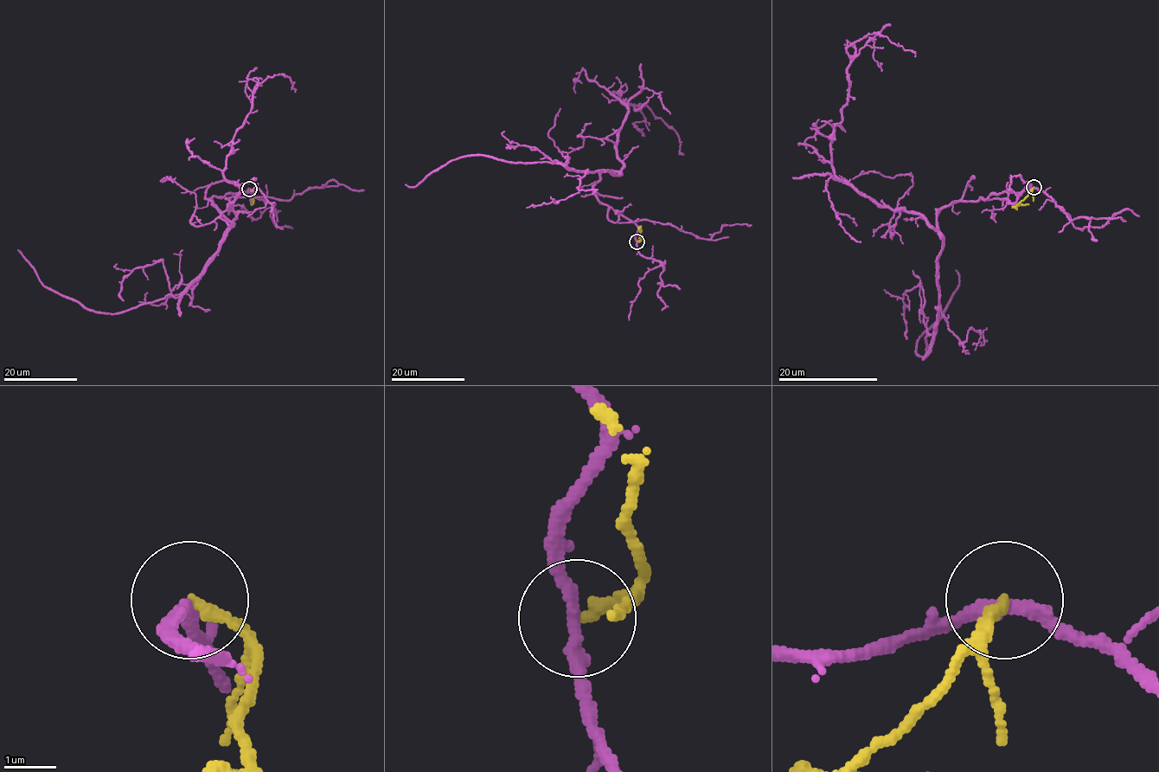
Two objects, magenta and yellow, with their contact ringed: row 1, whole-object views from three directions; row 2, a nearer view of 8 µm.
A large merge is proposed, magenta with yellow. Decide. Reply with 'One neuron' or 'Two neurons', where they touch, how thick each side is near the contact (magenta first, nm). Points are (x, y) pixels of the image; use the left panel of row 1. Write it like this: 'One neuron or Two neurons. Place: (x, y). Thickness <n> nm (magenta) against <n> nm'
Two neurons. Place: (249, 189). Thickness 240 nm (magenta) against 240 nm

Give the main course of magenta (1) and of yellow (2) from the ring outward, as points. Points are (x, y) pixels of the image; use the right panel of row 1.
1: (1034, 187), (955, 201), (938, 215), (938, 322), (921, 357), (918, 340), (944, 311), (958, 285), (956, 270)
2: (1034, 187), (1011, 208)

